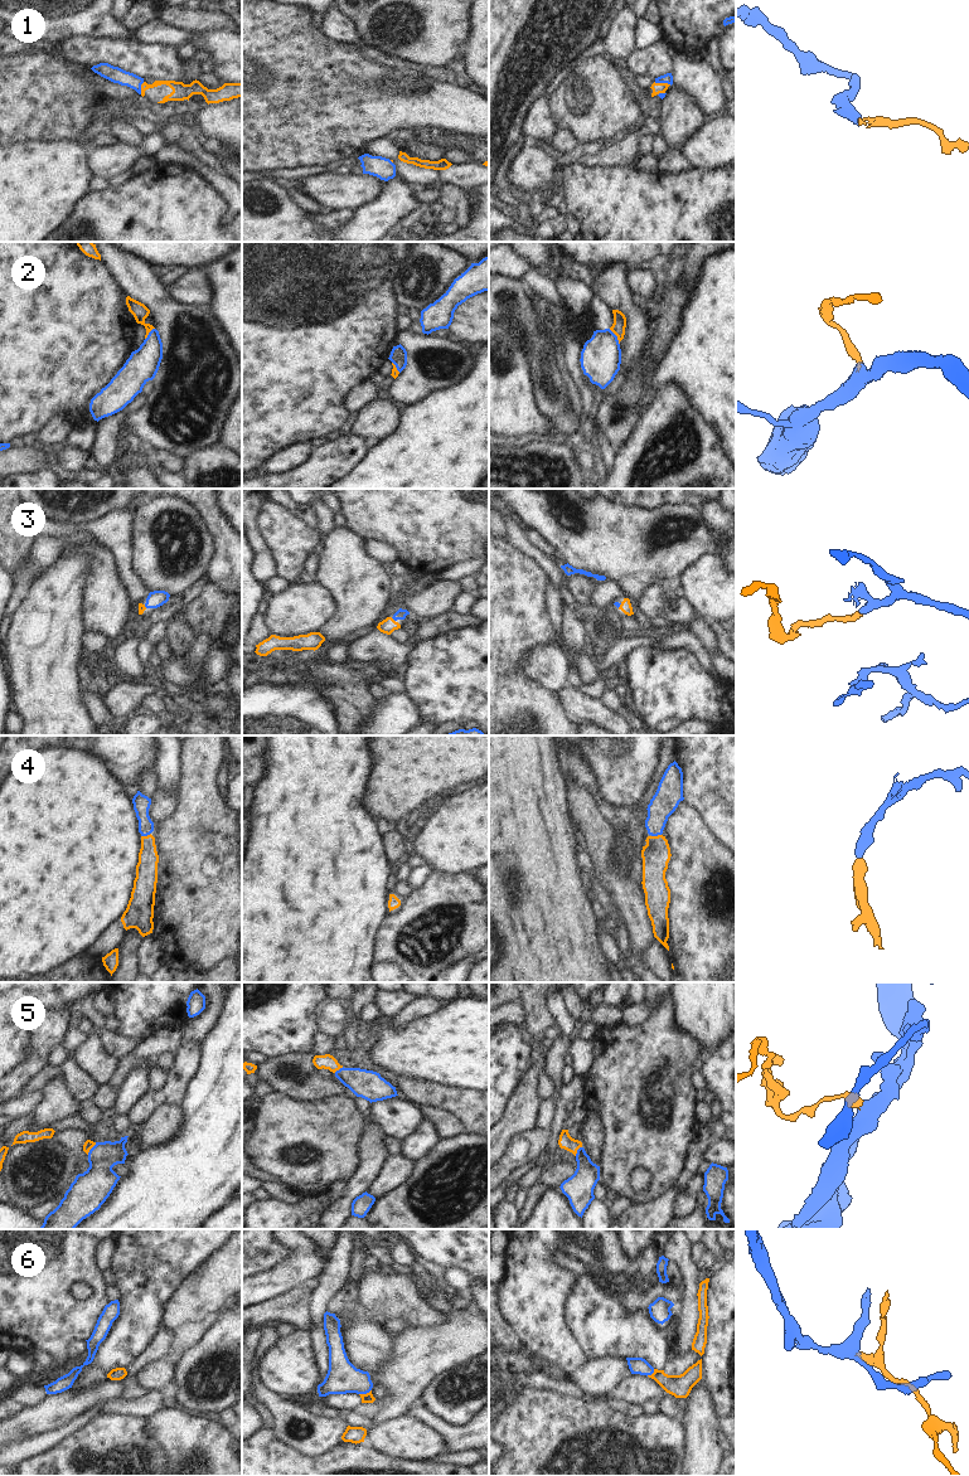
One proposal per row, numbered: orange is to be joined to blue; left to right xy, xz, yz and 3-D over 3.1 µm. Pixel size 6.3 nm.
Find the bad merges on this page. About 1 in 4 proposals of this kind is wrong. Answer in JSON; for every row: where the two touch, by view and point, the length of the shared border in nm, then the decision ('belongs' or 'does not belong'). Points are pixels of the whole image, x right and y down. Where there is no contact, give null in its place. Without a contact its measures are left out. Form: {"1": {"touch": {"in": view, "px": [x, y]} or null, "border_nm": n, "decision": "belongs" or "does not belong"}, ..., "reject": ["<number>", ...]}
{"1": {"touch": {"in": "yz", "px": [663, 82]}, "border_nm": 110, "decision": "belongs"}, "2": {"touch": {"in": "yz", "px": [616, 336]}, "border_nm": 120, "decision": "belongs"}, "3": {"touch": {"in": "xz", "px": [393, 618]}, "border_nm": 40, "decision": "belongs"}, "4": {"touch": {"in": "xy", "px": [145, 835]}, "border_nm": 70, "decision": "belongs"}, "5": {"touch": {"in": "xy", "px": [91, 1149]}, "border_nm": 100, "decision": "belongs"}, "6": {"touch": {"in": "xz", "px": [364, 1393]}, "border_nm": 90, "decision": "belongs"}, "reject": []}

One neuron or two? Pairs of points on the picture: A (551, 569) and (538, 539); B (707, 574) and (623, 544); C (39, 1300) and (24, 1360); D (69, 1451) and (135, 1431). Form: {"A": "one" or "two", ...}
{"A": "two", "B": "two", "C": "two", "D": "one"}

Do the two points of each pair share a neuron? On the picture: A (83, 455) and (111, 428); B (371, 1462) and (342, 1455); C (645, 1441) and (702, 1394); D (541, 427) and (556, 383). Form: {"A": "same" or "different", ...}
{"A": "different", "B": "same", "C": "different", "D": "different"}

